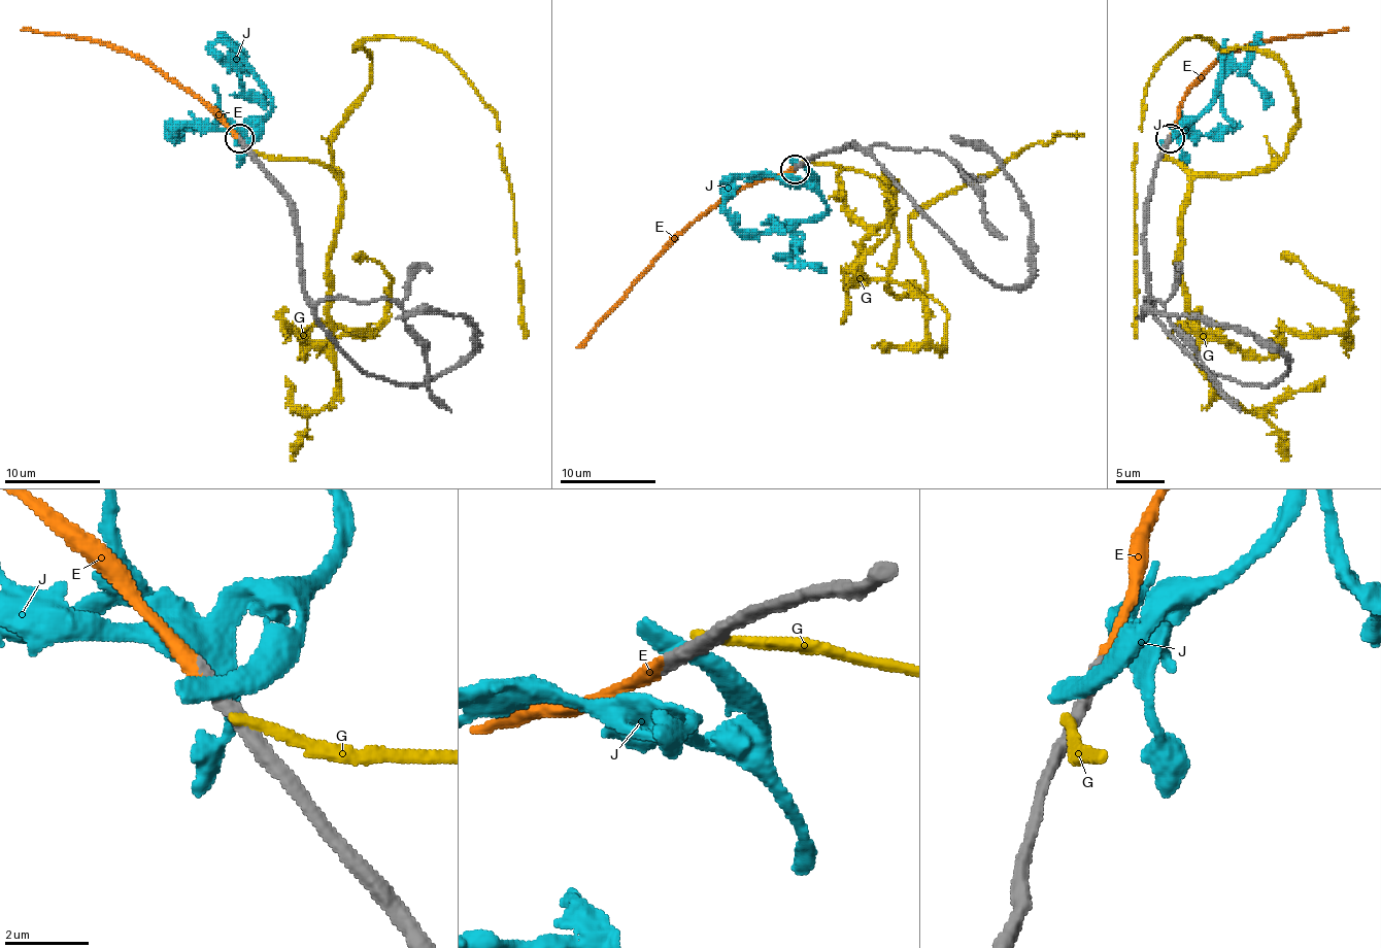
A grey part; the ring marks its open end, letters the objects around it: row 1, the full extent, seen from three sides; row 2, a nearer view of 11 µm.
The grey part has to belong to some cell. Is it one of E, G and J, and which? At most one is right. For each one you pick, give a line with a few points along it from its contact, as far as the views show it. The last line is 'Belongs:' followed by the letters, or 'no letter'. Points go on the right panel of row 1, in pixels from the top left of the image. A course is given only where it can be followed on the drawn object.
E: via (1168, 140), (1180, 116), (1180, 102), (1220, 59), (1258, 42), (1348, 30)
Belongs: E

